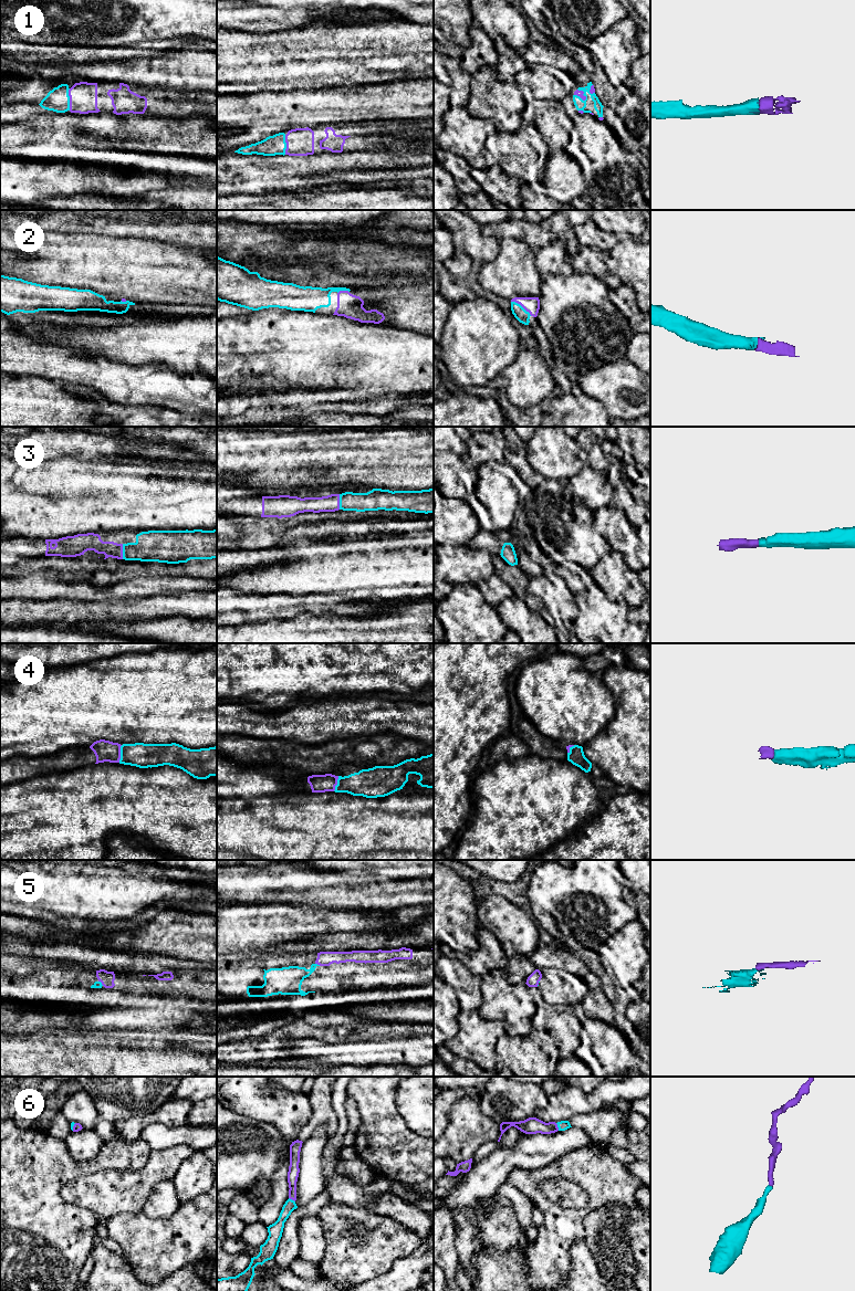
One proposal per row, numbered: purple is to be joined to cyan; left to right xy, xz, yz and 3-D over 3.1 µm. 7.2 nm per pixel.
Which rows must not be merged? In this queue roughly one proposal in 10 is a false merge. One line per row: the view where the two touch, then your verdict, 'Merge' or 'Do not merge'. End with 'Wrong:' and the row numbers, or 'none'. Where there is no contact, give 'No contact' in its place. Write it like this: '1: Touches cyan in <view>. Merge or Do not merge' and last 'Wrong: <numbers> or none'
1: Touches cyan in xy. Merge
2: Touches cyan in yz. Merge
3: Touches cyan in xy. Merge
4: Touches cyan in xy. Merge
5: Touches cyan in xz. Merge
6: Touches cyan in yz. Merge
Wrong: none

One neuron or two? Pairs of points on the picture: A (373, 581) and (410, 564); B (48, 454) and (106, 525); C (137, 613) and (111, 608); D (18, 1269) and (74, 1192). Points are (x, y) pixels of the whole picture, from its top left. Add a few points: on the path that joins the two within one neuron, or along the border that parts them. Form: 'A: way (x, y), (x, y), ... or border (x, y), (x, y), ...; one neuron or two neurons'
A: way (382, 576), (396, 576), (402, 573); one neuron
B: border (59, 455), (55, 459); two neurons
C: way (131, 610), (117, 610); one neuron
D: border (64, 1183), (60, 1195), (66, 1202), (91, 1211); two neurons

